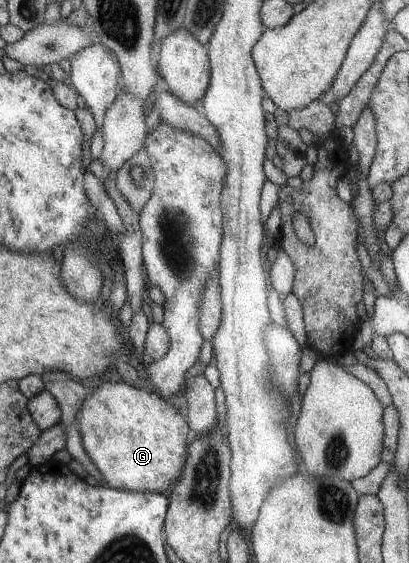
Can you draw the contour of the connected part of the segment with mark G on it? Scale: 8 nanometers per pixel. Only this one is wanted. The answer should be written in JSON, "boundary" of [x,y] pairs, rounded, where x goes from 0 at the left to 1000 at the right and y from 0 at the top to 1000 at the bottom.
{"boundary":[[[252,679],[227,691],[222,702],[208,703],[188,730],[186,748],[213,812],[237,829],[252,854],[269,867],[408,879],[421,860],[438,851],[447,822],[457,815],[460,751],[450,732],[418,723],[408,707],[396,707],[359,691],[333,691],[308,679]]]}

